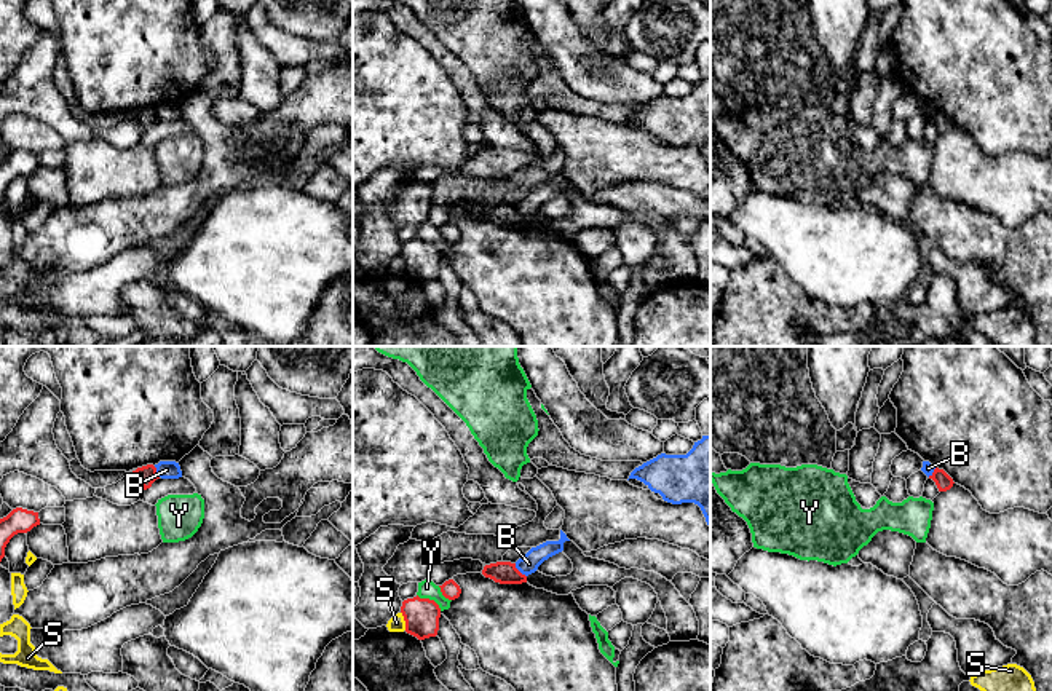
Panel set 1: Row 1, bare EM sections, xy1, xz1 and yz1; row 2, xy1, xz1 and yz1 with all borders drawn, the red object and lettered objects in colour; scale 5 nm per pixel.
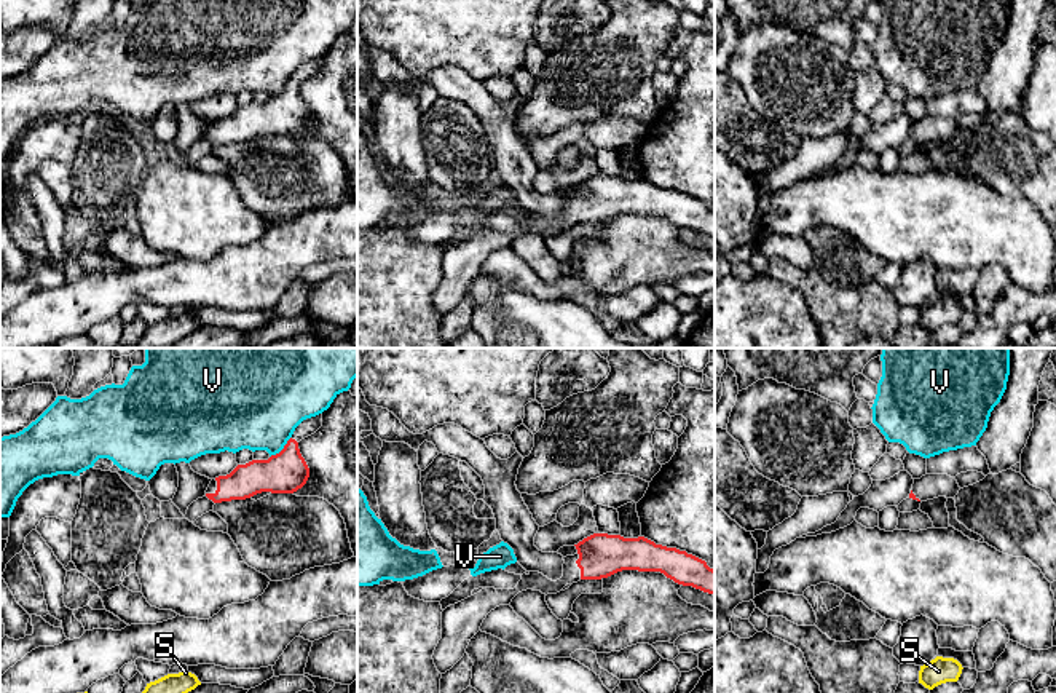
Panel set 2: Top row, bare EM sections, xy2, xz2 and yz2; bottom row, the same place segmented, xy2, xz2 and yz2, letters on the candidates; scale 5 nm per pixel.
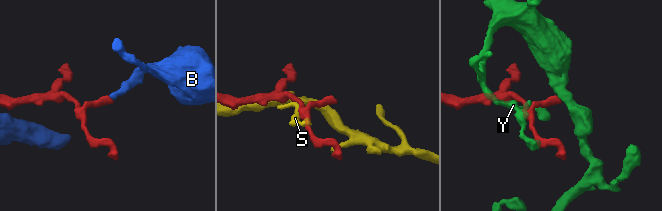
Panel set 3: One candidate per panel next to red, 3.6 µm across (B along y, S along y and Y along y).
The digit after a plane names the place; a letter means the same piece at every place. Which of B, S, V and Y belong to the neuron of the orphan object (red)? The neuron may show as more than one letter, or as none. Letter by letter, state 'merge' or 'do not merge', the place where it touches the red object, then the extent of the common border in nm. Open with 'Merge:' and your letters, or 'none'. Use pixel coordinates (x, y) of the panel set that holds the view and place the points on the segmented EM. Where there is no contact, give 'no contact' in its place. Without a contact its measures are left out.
Merge: none
B: do not merge | xz1 (518, 570) | 90 nm
S: do not merge | xz1 (406, 621) | 100 nm
V: do not merge | xy2 (283, 449) | 160 nm
Y: do not merge | xz1 (428, 599) | 150 nm

